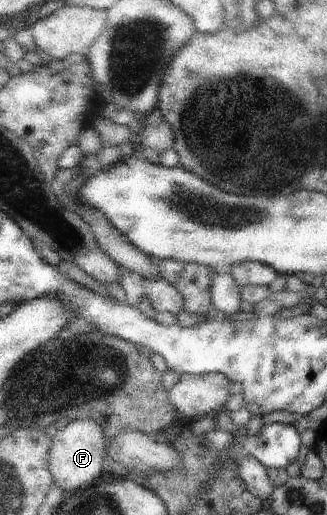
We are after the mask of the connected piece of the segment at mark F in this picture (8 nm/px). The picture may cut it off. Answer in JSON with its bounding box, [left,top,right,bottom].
[52,419,105,494]

